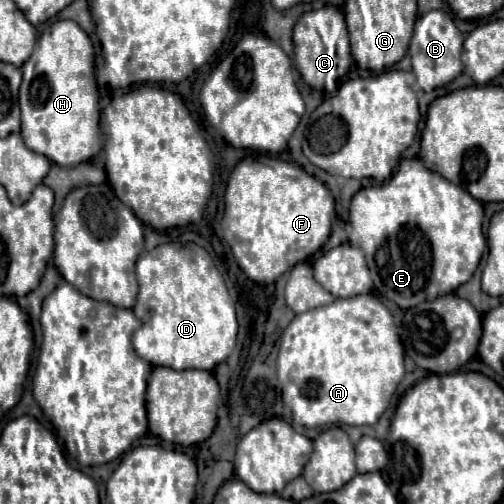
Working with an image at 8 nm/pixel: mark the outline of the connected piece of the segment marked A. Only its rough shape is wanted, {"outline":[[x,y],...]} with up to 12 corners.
{"outline":[[388,307],[296,315],[276,369],[294,423],[374,425],[404,377]]}

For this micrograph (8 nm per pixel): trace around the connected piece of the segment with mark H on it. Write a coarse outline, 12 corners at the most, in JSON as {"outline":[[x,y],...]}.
{"outline":[[52,23],[21,67],[21,136],[56,165],[92,159],[90,37]]}

